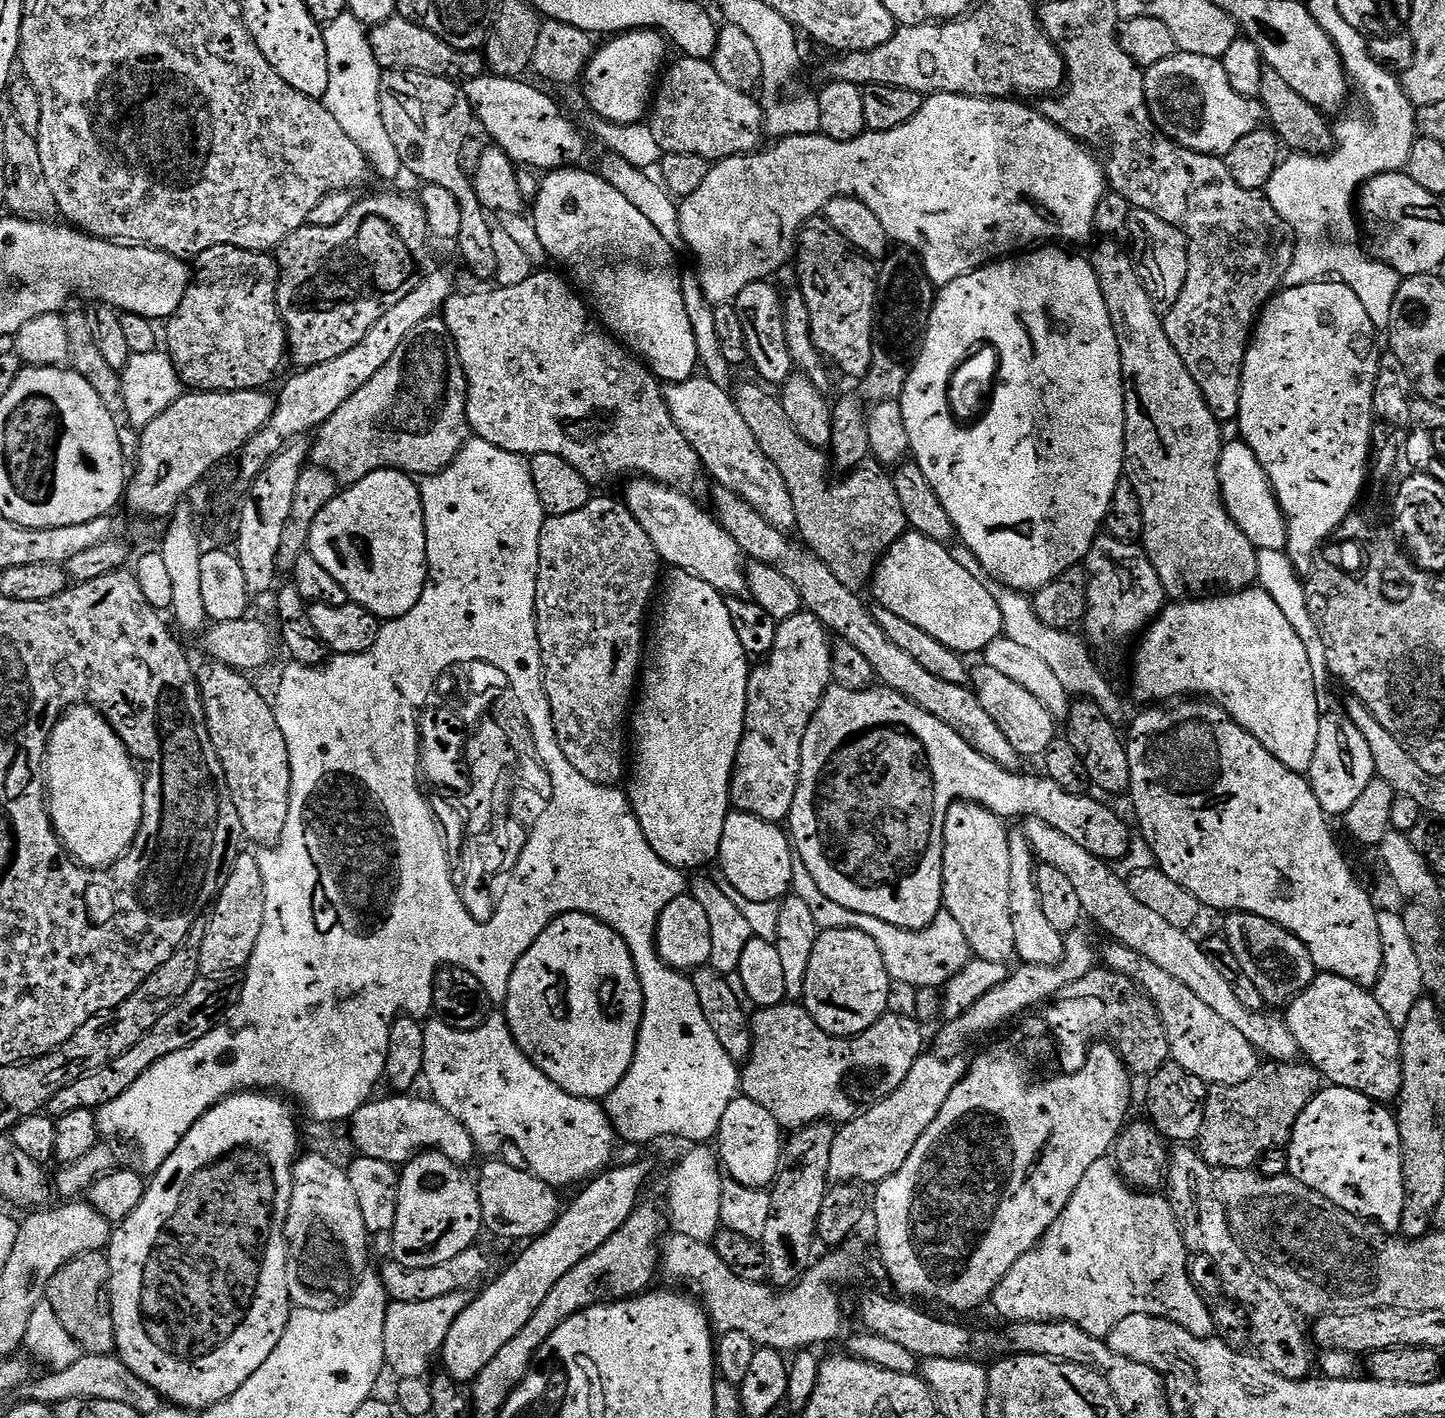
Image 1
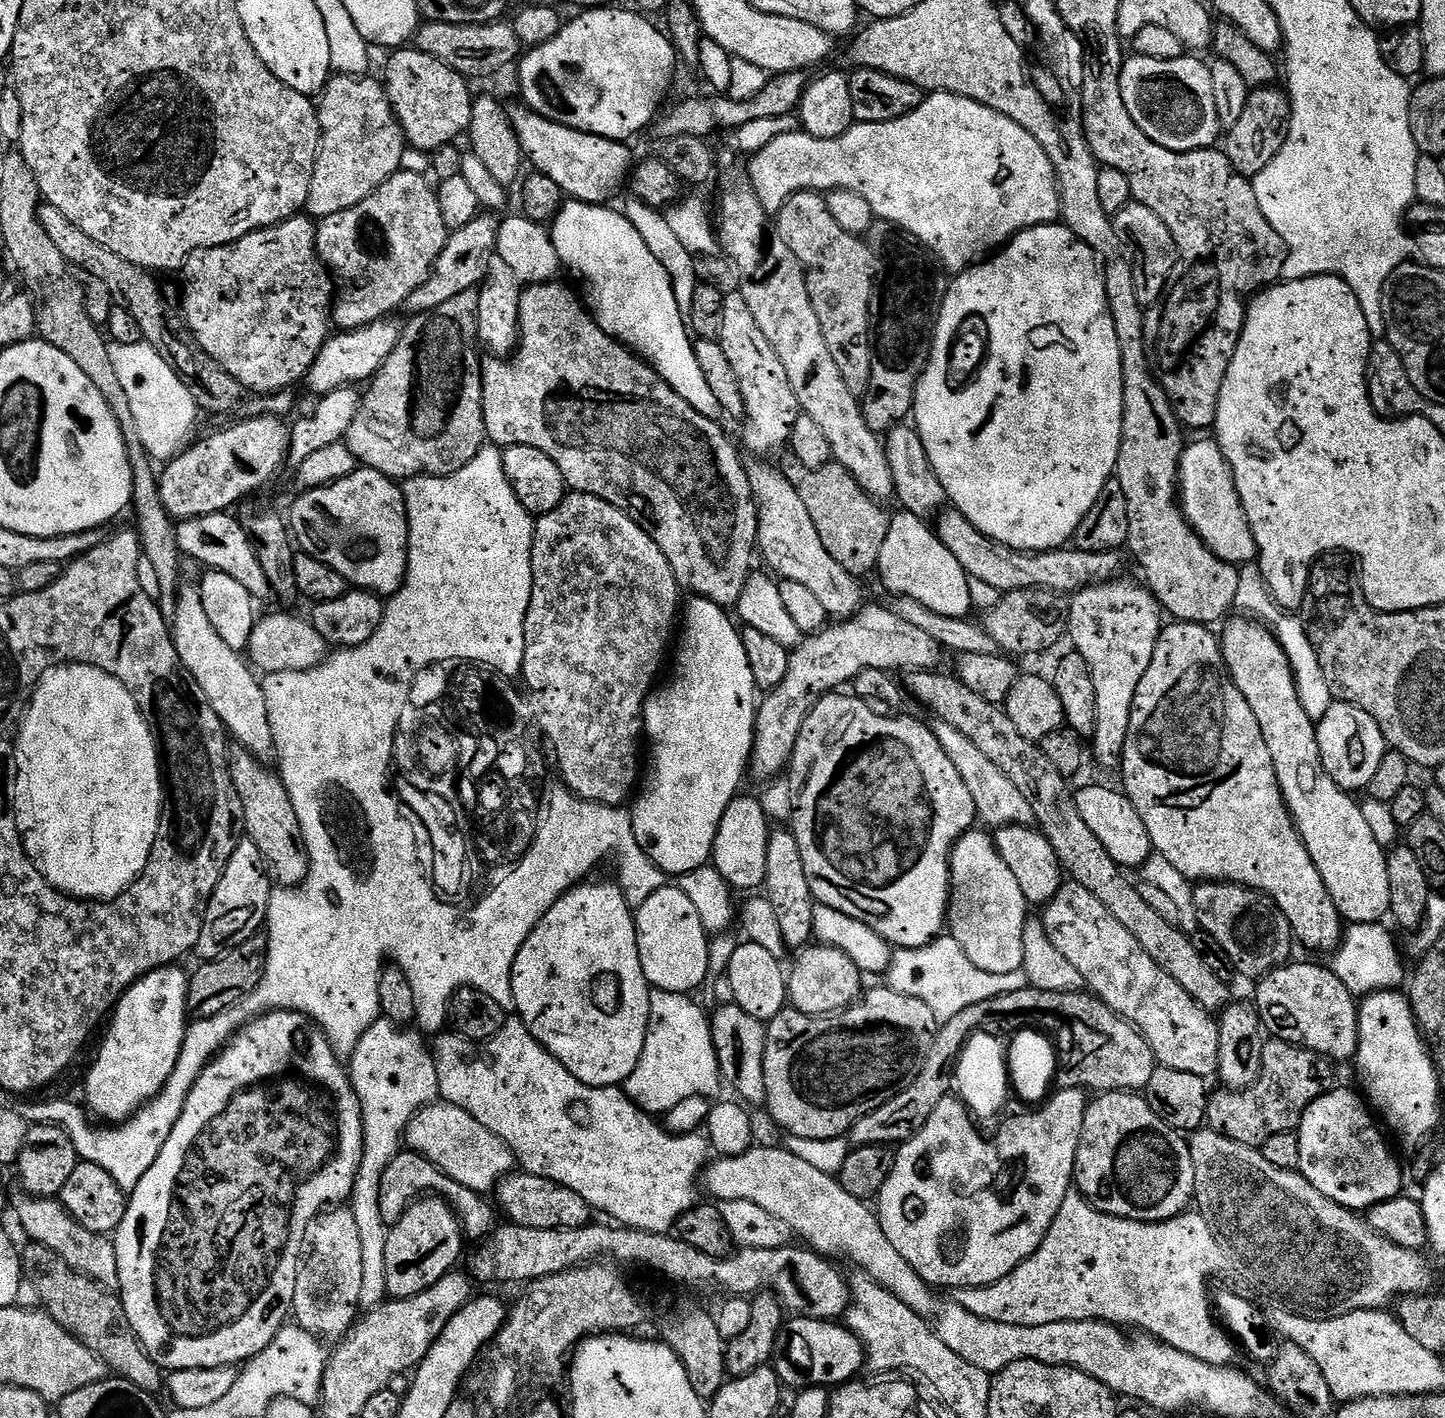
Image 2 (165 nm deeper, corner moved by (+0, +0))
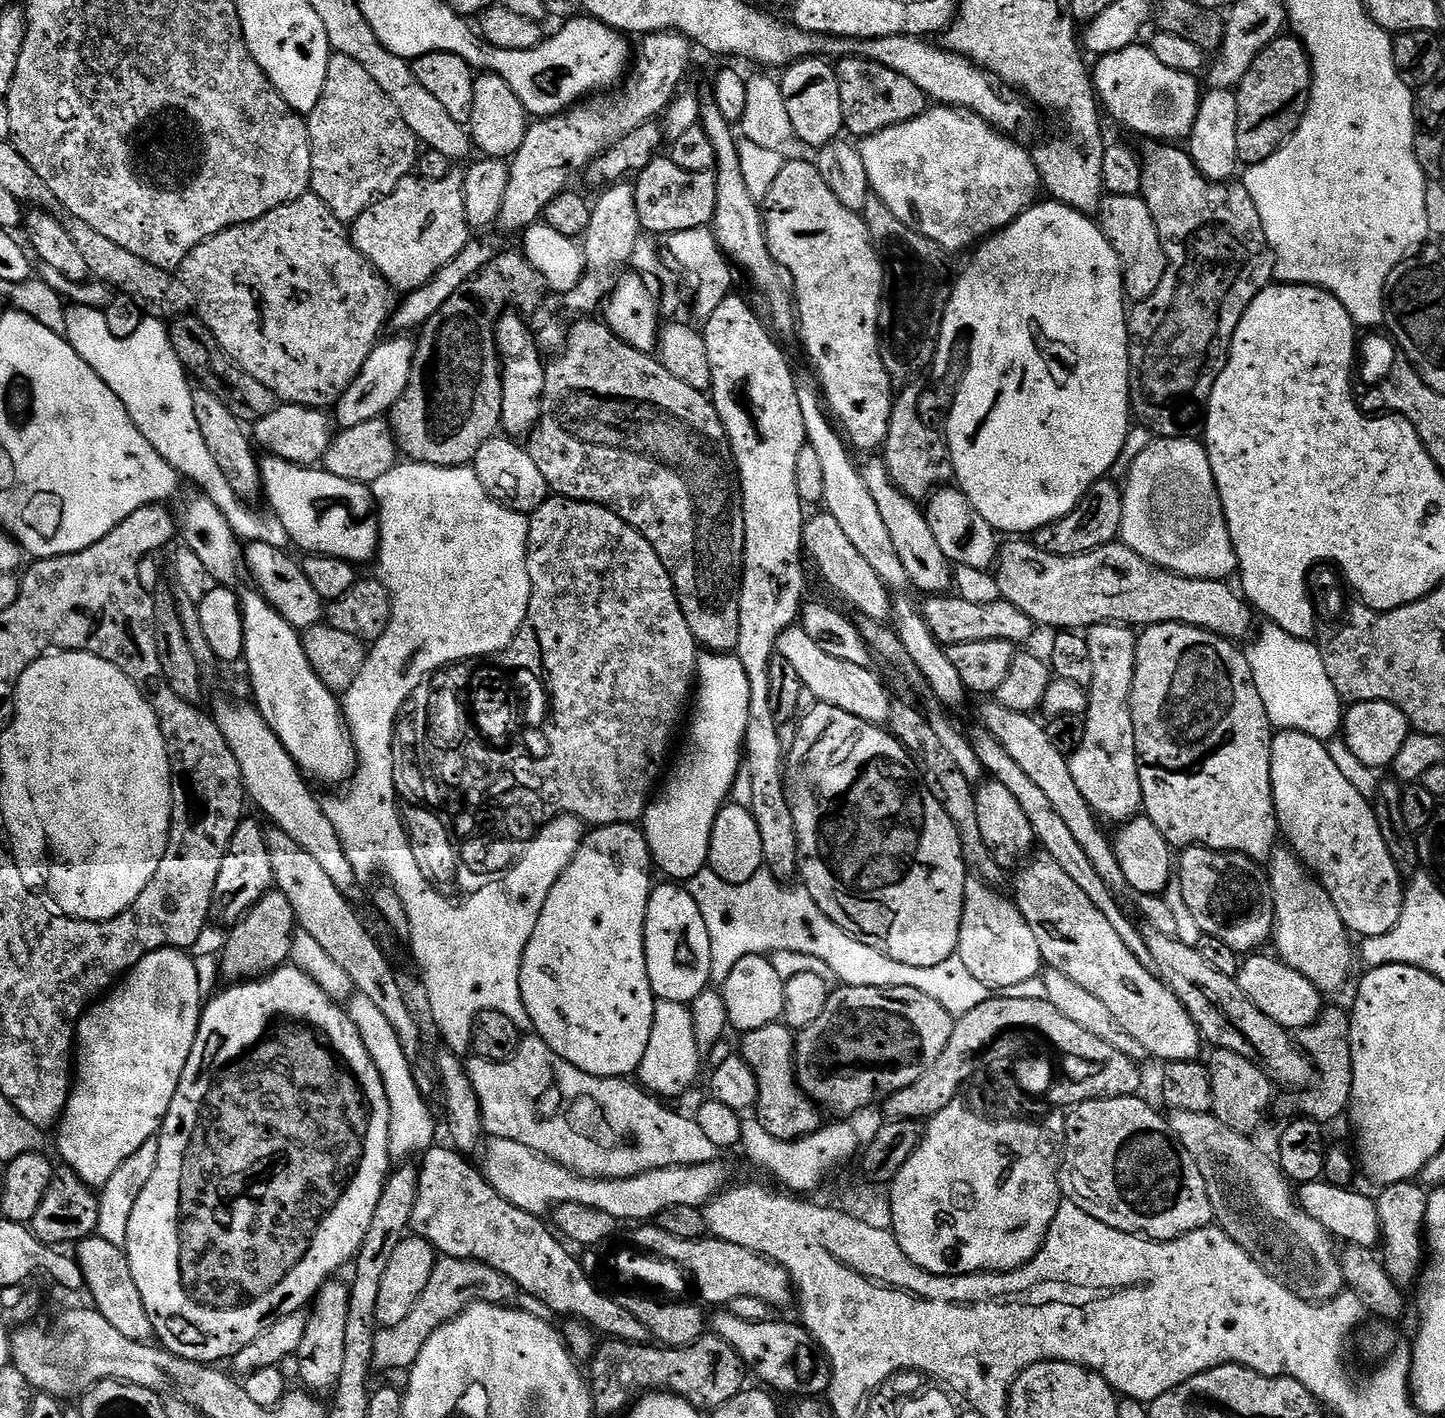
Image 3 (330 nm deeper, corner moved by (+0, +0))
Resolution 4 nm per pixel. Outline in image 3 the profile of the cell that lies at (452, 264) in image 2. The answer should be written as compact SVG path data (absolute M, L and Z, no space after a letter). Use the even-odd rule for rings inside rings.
M653 32L645 35L643 40L644 45L641 46L640 53L637 56L635 53L634 56L632 81L625 86L624 93L613 91L608 94L613 94L613 96L605 95L603 98L596 98L591 102L581 102L558 116L546 116L529 123L528 133L522 146L510 160L506 198L502 202L498 228L504 232L518 234L531 224L537 223L543 217L551 200L569 187L568 179L575 172L576 175L583 173L591 160L607 150L611 144L618 142L618 138L630 134L630 130L634 130L648 121L655 121L672 103L674 97L681 91L680 83L683 82L684 75L688 72L688 59L691 58L692 52L694 53L693 45L687 36L681 36L679 32Z

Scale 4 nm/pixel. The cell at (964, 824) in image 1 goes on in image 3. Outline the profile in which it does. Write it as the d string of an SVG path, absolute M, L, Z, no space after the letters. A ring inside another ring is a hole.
M969 878L964 891L962 926L958 934L957 953L966 962L966 970L978 982L993 990L1010 990L1017 982L1041 975L1042 961L1038 938L1019 908L995 887L979 878Z

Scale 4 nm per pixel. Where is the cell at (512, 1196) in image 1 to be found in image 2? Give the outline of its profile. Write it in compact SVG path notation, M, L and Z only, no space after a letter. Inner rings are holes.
M523 1170L513 1171L511 1174L505 1176L504 1179L496 1185L494 1189L494 1197L495 1196L497 1200L495 1200L495 1203L498 1205L498 1208L498 1203L500 1203L501 1210L508 1215L507 1219L511 1221L511 1223L517 1224L518 1226L530 1226L531 1228L537 1228L538 1230L554 1230L555 1228L581 1228L582 1226L589 1224L594 1216L594 1210L592 1207L588 1205L582 1198L578 1198L578 1194L574 1194L574 1190L566 1190L566 1186L562 1186L558 1182L547 1180L546 1178L538 1178L534 1174L530 1174L529 1172L525 1172Z

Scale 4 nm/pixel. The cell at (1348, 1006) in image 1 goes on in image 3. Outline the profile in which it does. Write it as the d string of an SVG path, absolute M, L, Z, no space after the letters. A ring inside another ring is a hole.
M1264 954L1249 955L1241 963L1238 975L1234 977L1242 994L1246 994L1246 998L1250 998L1250 1002L1254 1002L1254 1006L1258 1006L1262 1014L1266 1014L1266 1018L1278 1022L1286 1029L1299 1030L1315 1024L1326 1007L1325 997L1320 989L1275 955L1260 955Z

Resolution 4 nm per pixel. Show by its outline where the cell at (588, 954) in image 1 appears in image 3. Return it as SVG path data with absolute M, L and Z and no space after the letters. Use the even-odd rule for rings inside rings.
M605 824L593 827L578 846L578 850L572 861L566 866L566 870L562 870L558 882L554 882L554 886L550 890L550 898L546 898L546 906L542 906L542 914L538 914L538 926L534 926L534 934L530 934L530 942L524 951L520 967L520 997L535 1035L546 1041L550 1050L554 1050L554 1054L558 1054L566 1062L570 1062L578 1070L591 1076L619 1080L631 1077L633 1075L631 1072L639 1073L646 1050L650 1046L650 1034L654 1026L654 1010L658 1003L650 986L650 978L646 970L646 954L644 953L646 906L654 887L652 872L654 873L652 855L643 831L636 824Z

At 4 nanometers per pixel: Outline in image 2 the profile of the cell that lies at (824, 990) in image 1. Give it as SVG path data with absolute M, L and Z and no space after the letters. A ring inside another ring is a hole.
M808 946L797 956L800 957L797 958L796 965L790 968L786 976L791 1007L811 1016L827 1016L852 1007L860 999L862 973L842 950L825 946Z

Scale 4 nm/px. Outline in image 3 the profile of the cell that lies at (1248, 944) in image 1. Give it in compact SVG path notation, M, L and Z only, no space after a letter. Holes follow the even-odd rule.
M1193 846L1185 848L1178 856L1178 879L1182 886L1182 898L1186 898L1186 907L1194 914L1201 933L1226 942L1237 954L1252 954L1272 938L1274 926L1274 898L1272 887L1268 885L1268 873L1257 861L1237 852L1219 852L1213 848Z

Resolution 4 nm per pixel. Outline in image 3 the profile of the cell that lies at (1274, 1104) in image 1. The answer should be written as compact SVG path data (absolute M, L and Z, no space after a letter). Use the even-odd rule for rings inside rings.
M1325 1007L1319 1020L1308 1028L1299 1029L1298 1036L1301 1041L1313 1040L1316 1045L1310 1051L1311 1059L1316 1065L1318 1073L1318 1085L1320 1092L1308 1090L1303 1093L1300 1100L1300 1108L1305 1117L1321 1122L1332 1120L1349 1111L1352 1103L1352 1051L1348 1041L1348 1026L1350 1016L1347 1011L1340 1008Z

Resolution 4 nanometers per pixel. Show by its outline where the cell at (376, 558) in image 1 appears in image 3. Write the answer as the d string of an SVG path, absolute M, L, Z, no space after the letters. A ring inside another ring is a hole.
M271 454L265 455L259 466L263 499L268 499L272 507L269 509L280 519L289 541L297 544L301 553L347 560L353 566L375 561L380 546L380 517L369 485L346 482L346 478L334 478L334 474L319 467L291 464Z

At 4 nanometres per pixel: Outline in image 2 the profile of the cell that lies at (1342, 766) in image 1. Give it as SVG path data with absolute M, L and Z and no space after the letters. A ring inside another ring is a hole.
M1337 700L1317 723L1316 737L1318 750L1322 754L1322 766L1337 786L1353 794L1359 793L1359 788L1360 791L1367 789L1386 751L1384 732L1378 722L1374 722L1366 710L1358 710L1358 706Z

